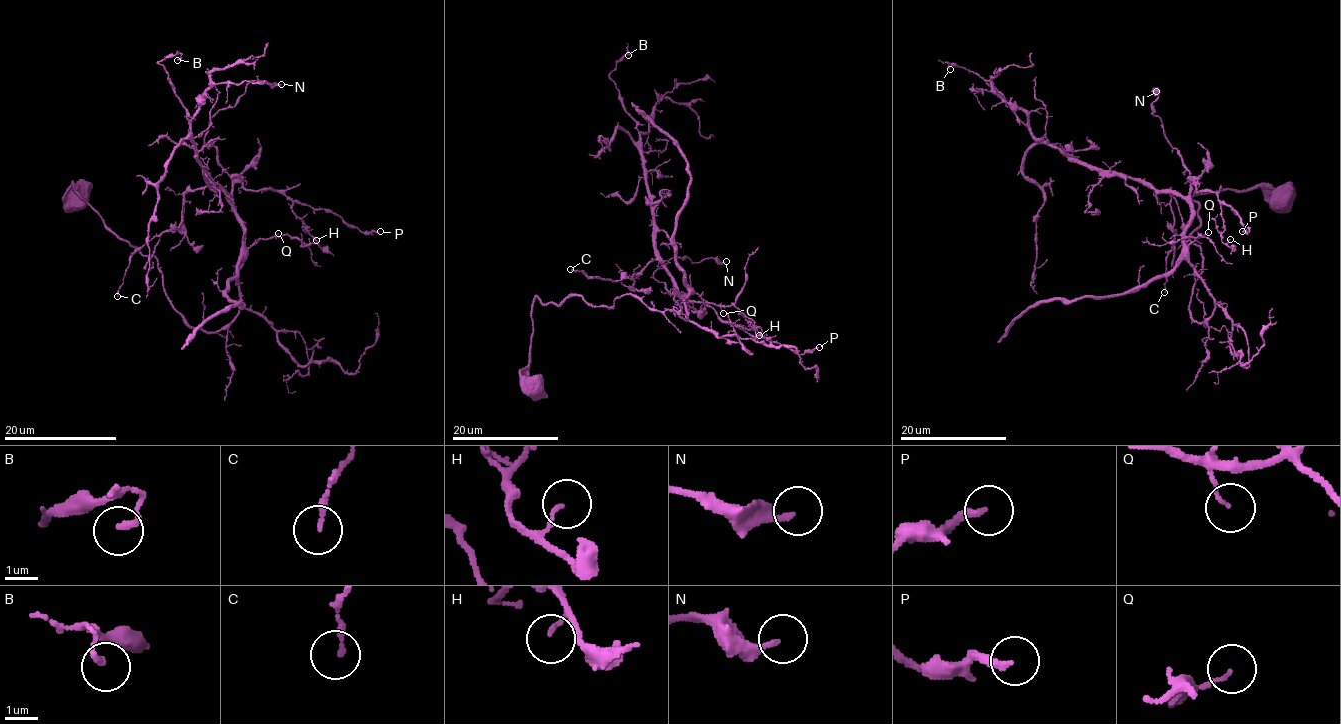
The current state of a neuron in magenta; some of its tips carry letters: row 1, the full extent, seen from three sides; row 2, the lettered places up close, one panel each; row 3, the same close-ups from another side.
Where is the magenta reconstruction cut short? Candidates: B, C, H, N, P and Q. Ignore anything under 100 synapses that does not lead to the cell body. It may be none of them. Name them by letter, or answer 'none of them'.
none of them

